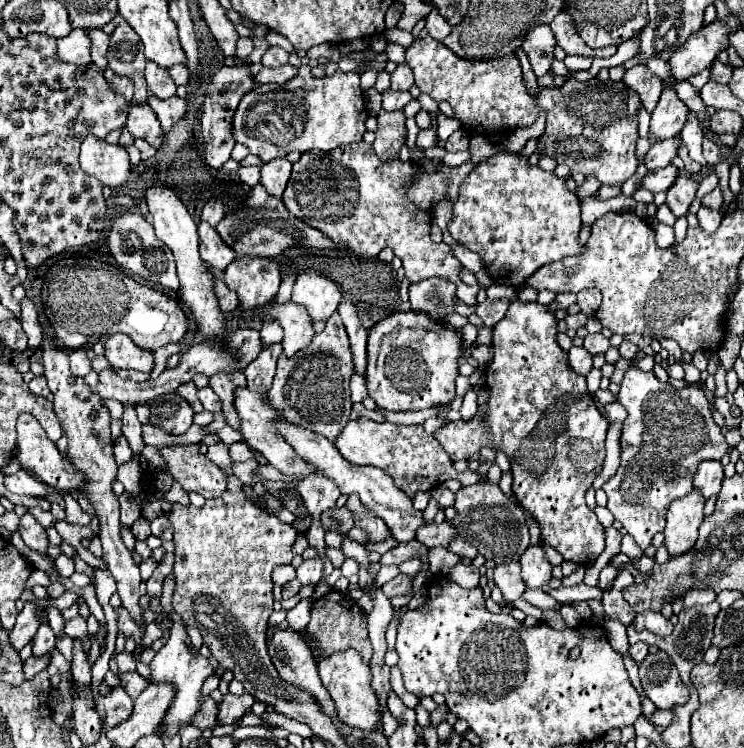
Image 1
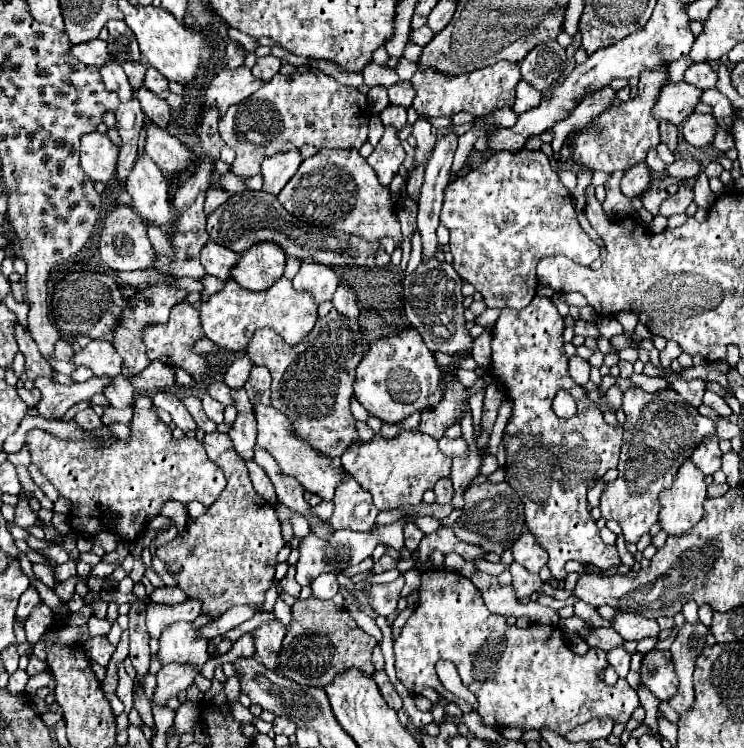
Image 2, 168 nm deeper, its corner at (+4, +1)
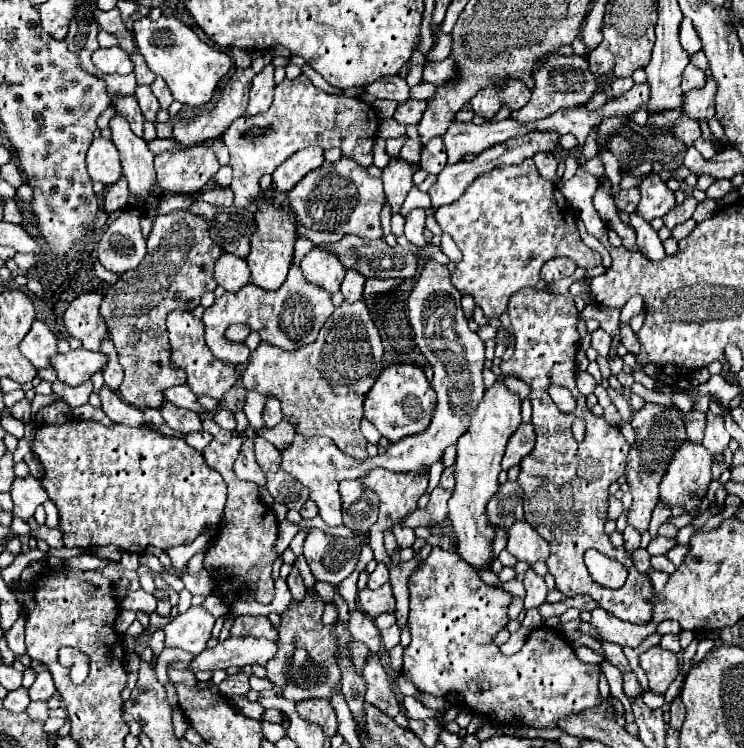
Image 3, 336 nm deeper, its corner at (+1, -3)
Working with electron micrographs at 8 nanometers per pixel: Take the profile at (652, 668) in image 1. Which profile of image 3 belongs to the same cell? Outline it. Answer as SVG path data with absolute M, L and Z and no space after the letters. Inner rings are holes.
M656 645L640 655L640 667L648 675L650 691L656 695L664 695L678 675L678 655Z

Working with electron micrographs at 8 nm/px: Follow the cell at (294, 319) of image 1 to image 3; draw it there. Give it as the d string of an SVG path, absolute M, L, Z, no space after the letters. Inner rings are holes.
M292 267L290 273L288 273L288 279L284 281L284 285L280 289L264 291L260 287L254 287L254 285L244 285L236 293L224 293L222 297L218 297L214 301L212 307L204 309L202 321L206 325L206 343L208 343L210 351L214 351L214 355L218 359L236 365L236 363L244 363L248 359L248 347L244 343L234 343L234 341L226 339L224 333L230 325L234 325L234 323L248 325L250 329L260 333L262 341L290 351L290 349L312 343L316 339L318 331L322 329L322 325L326 323L326 319L332 315L332 311L334 311L334 305L330 301L330 295L322 287L316 287L316 285L308 283L302 277L302 271ZM286 309L294 311L292 313L294 315L294 321L292 321L294 327L292 329L282 327L282 315L284 315ZM298 311L300 311L300 317L296 317Z

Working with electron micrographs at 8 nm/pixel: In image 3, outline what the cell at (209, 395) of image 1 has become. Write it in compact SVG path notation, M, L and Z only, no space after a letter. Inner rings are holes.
M216 409L212 419L214 419L222 429L228 429L228 431L234 431L234 429L236 429L236 419L234 419L232 411L228 411L228 409Z

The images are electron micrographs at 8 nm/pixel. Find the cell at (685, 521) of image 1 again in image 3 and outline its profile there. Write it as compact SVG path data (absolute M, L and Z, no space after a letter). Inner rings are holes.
M686 441L674 455L662 483L660 483L660 501L664 501L666 505L676 507L676 505L682 505L686 509L688 515L696 517L694 513L698 511L704 495L706 495L706 489L710 485L710 465L712 465L712 455L700 445L700 443L692 443L692 441Z

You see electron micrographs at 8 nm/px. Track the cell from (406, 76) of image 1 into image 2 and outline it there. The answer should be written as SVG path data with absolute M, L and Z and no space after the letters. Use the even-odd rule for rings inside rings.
M399 81L397 85L389 87L389 99L391 99L391 105L399 105L399 107L409 109L413 97L415 97L415 89L413 89L411 81Z

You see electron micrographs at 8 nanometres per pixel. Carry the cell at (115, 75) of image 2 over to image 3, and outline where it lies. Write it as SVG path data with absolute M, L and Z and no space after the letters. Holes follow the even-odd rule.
M114 95L114 105L112 105L120 115L124 115L132 127L132 131L142 137L142 123L144 123L144 117L140 115L140 107L136 103L136 97L134 95Z

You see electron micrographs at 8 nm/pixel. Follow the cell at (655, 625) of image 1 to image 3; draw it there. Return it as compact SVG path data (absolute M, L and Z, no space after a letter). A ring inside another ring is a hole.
M594 609L592 611L592 625L600 631L600 635L608 641L614 641L618 645L628 645L628 647L638 647L648 635L656 631L655 625L634 625L634 623L624 623L622 619L616 619L614 615L608 615L604 609Z

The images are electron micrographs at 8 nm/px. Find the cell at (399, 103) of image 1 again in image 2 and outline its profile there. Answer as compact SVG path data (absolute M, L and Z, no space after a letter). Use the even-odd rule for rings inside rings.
M389 105L379 117L383 121L383 127L393 127L393 129L401 131L407 125L407 111L401 109L401 107Z

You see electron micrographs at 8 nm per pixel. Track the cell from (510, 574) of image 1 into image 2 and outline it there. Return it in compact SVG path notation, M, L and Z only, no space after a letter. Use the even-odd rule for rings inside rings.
M511 563L511 575L513 575L513 587L517 591L517 597L531 597L535 591L541 589L541 579L537 573L529 573L525 571L525 567L521 567L519 563Z

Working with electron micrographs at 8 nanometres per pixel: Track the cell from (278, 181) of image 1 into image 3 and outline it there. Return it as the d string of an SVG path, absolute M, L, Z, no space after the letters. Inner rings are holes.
M308 147L280 163L272 173L272 181L276 191L288 193L308 171L318 169L324 163L324 151L320 147Z

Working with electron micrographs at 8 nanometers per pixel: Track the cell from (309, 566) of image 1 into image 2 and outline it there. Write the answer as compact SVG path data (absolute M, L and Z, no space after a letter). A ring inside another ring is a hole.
M408 517L395 521L391 525L381 525L381 527L375 527L373 531L365 531L365 533L355 533L355 531L333 531L329 539L321 539L317 537L315 533L309 533L307 537L301 539L301 545L299 545L299 561L297 561L297 583L301 587L305 585L311 585L313 579L317 579L321 573L343 573L347 567L351 565L357 565L361 563L363 559L371 557L373 549L383 543L383 545L389 545L393 547L395 551L401 551L403 549L403 525L407 521L414 522L414 517Z

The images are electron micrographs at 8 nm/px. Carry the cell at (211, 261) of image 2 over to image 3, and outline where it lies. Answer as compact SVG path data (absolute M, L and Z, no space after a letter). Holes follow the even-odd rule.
M222 253L214 265L214 279L226 291L238 291L240 287L248 285L250 271L248 271L246 259L230 255L230 253Z

